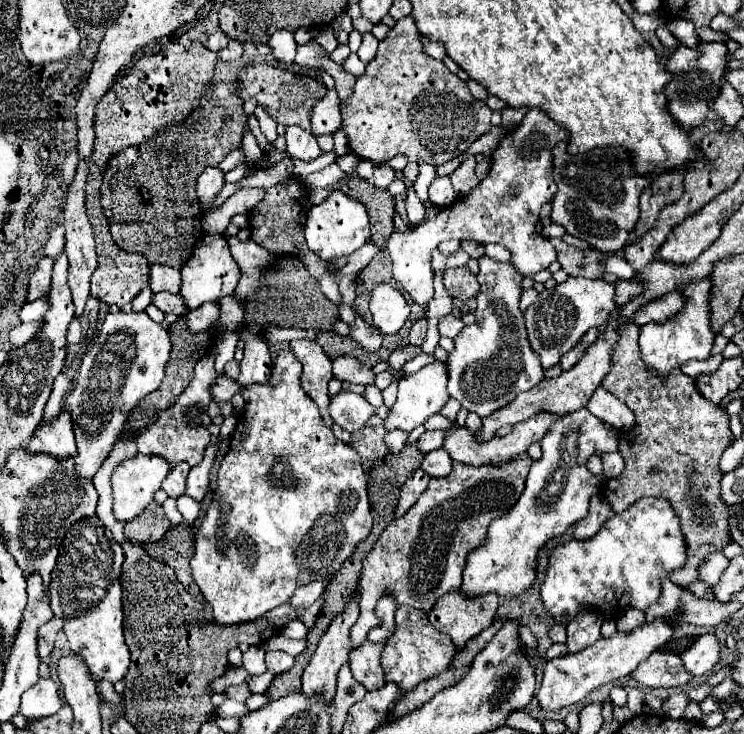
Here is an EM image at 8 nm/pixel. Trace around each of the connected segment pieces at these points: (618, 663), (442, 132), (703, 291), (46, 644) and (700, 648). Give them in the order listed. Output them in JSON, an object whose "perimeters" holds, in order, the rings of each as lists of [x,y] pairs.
{"perimeters":[[[[656,618],[654,622],[644,622],[632,632],[614,632],[608,638],[596,640],[592,646],[588,646],[582,652],[576,654],[566,654],[562,658],[548,660],[544,678],[540,684],[540,690],[536,694],[538,706],[544,712],[554,712],[566,706],[572,706],[580,700],[584,700],[594,688],[614,682],[622,676],[628,676],[642,660],[646,660],[654,650],[664,646],[674,634],[674,624],[666,618]]],[[[406,16],[396,22],[396,26],[388,32],[388,36],[380,42],[376,58],[366,64],[362,76],[356,78],[354,92],[340,104],[342,110],[342,126],[340,130],[348,138],[350,152],[360,160],[370,160],[372,164],[384,164],[396,154],[408,156],[408,162],[426,162],[432,166],[440,166],[456,156],[460,156],[474,140],[486,134],[490,124],[492,110],[476,100],[466,82],[462,82],[456,74],[452,74],[440,60],[424,54],[420,44],[420,32],[416,30],[414,18]]],[[[704,278],[700,282],[682,284],[680,294],[684,294],[682,310],[666,320],[664,324],[646,324],[640,328],[640,354],[650,370],[666,376],[670,370],[680,368],[688,360],[704,360],[710,356],[714,344],[714,330],[710,326],[710,290],[712,278]]],[[[52,618],[48,620],[40,630],[38,630],[38,656],[40,660],[44,660],[46,656],[50,656],[52,648],[54,648],[54,640],[56,640],[56,634],[62,630],[62,624],[64,624],[64,618]]],[[[702,634],[696,638],[696,642],[680,654],[682,664],[686,672],[692,676],[696,674],[712,674],[712,666],[720,660],[720,644],[714,634]]]]}

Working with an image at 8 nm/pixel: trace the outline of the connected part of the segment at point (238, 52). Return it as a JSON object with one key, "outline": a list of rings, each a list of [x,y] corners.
{"outline":[[[230,40],[228,46],[218,52],[218,58],[222,58],[222,60],[236,60],[240,56],[242,56],[242,44],[236,40]]]}

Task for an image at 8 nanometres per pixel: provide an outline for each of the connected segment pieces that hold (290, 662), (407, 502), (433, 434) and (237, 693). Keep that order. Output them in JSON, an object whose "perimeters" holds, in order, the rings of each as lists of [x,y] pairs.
{"perimeters":[[[[266,652],[266,666],[272,674],[282,674],[294,666],[294,658],[286,652]]],[[[416,470],[408,476],[408,480],[402,486],[400,502],[398,502],[398,508],[396,508],[396,518],[404,516],[410,510],[410,506],[414,506],[414,502],[420,498],[420,494],[428,488],[428,482],[430,482],[430,478],[422,470]]],[[[426,430],[420,440],[418,440],[418,446],[420,446],[420,452],[432,452],[436,448],[442,448],[442,442],[444,442],[444,436],[446,432],[444,430]]],[[[240,684],[240,686],[228,686],[228,688],[224,690],[224,694],[226,694],[226,698],[238,700],[238,702],[246,702],[246,700],[252,696],[252,692],[248,690],[246,684]]]]}

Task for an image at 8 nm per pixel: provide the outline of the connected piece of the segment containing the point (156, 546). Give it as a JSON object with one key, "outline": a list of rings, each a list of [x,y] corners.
{"outline":[[[182,522],[178,526],[172,526],[166,532],[166,536],[160,538],[158,542],[142,544],[142,548],[148,550],[154,560],[160,560],[160,562],[168,564],[170,568],[174,568],[174,572],[176,572],[178,580],[184,584],[184,588],[196,600],[204,600],[190,574],[190,558],[194,552],[194,532],[196,532],[194,524]]]}

